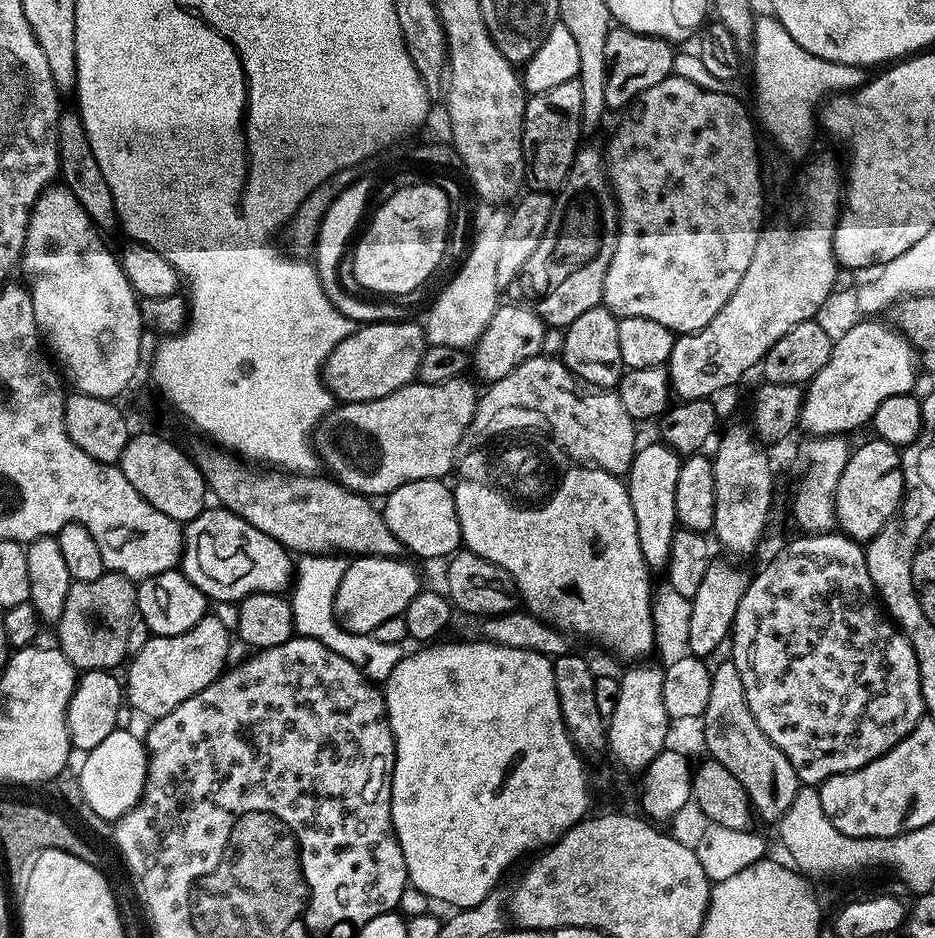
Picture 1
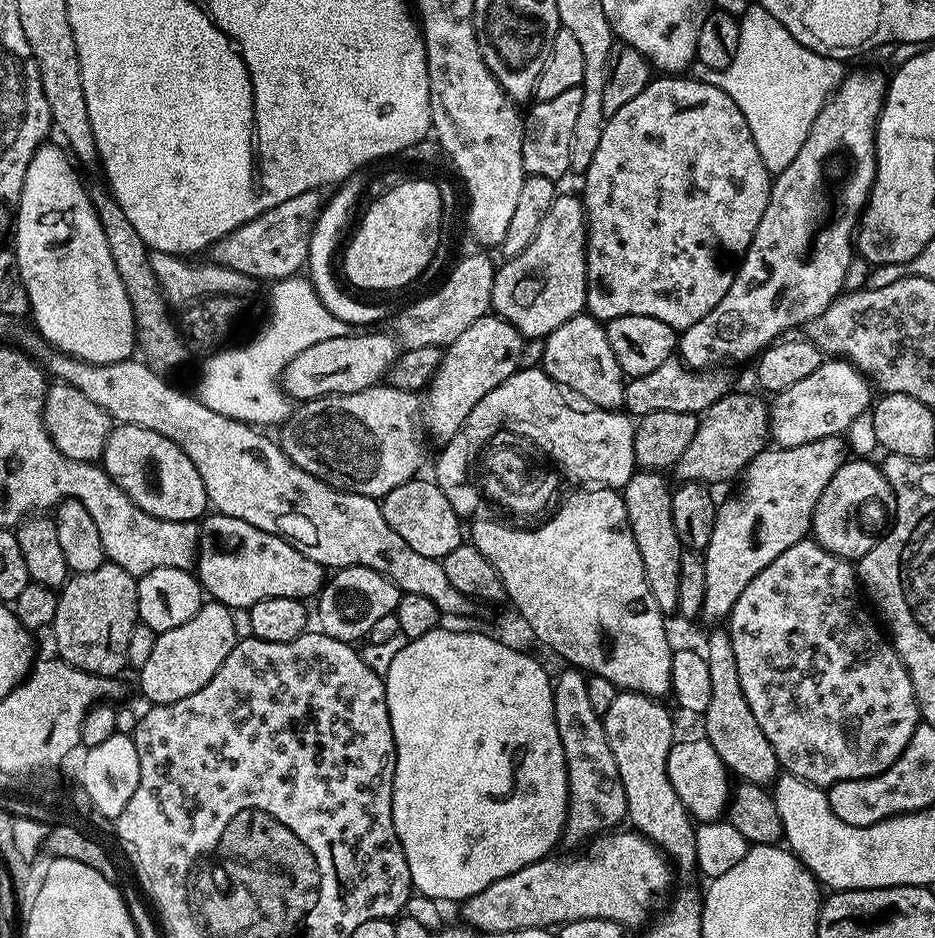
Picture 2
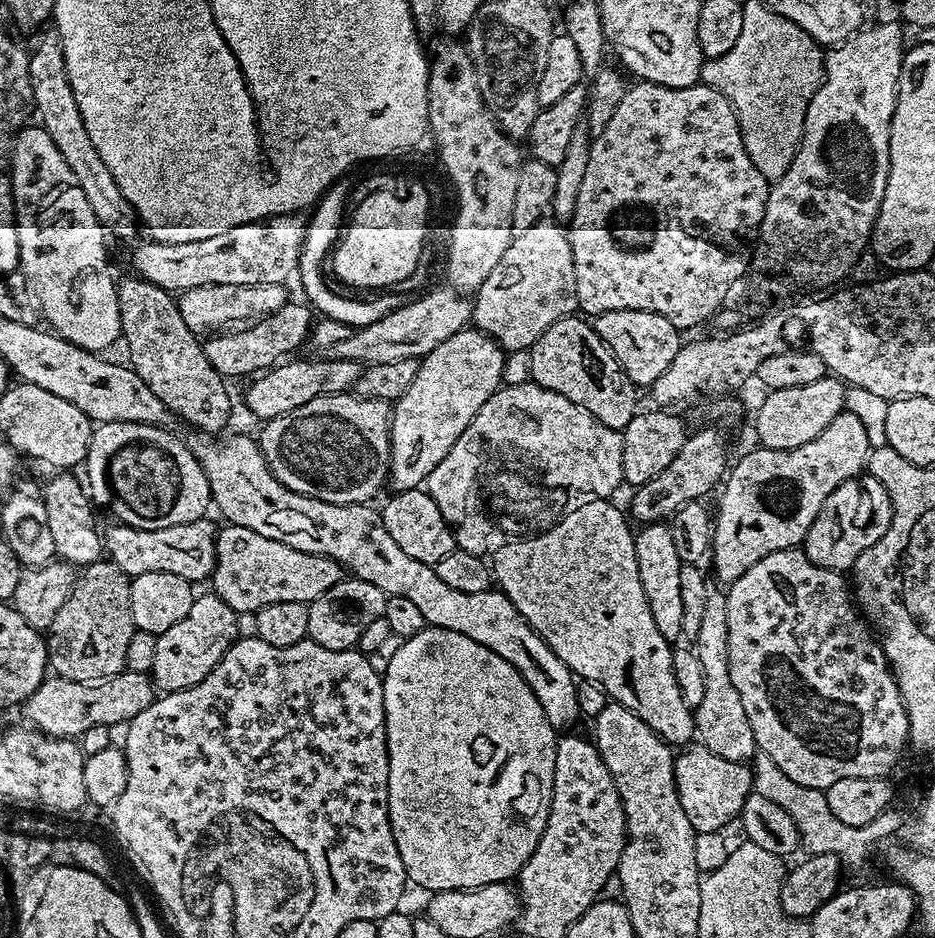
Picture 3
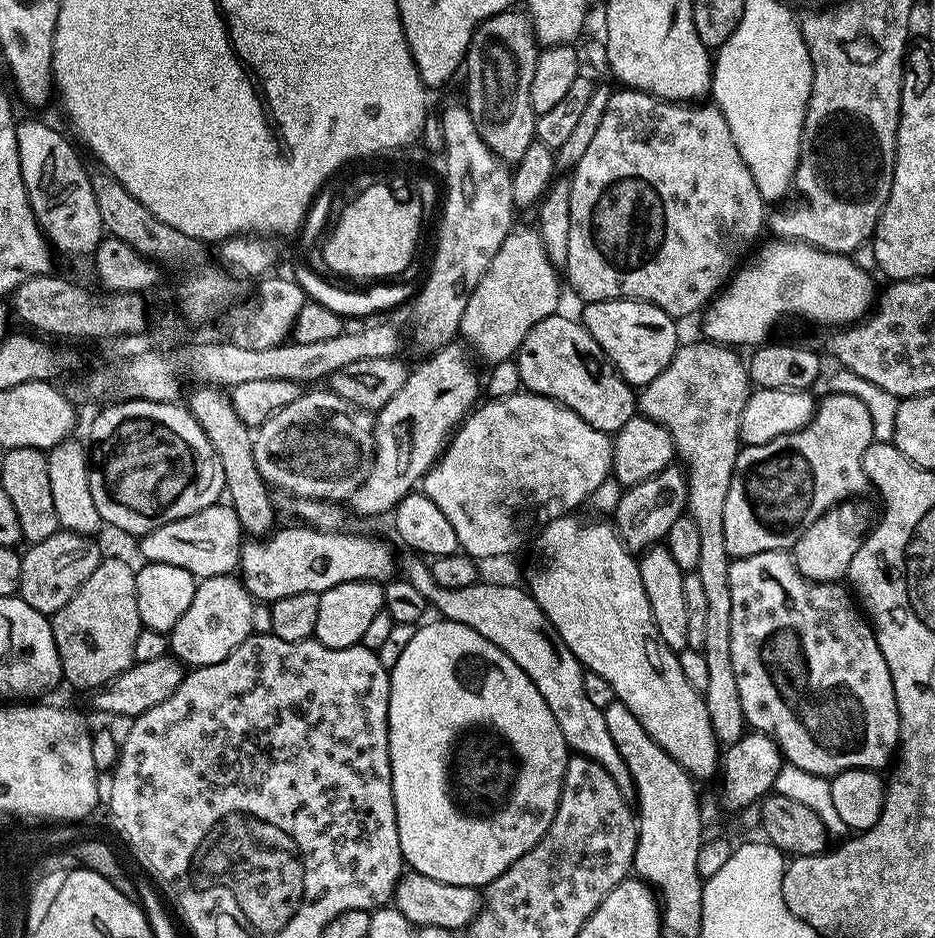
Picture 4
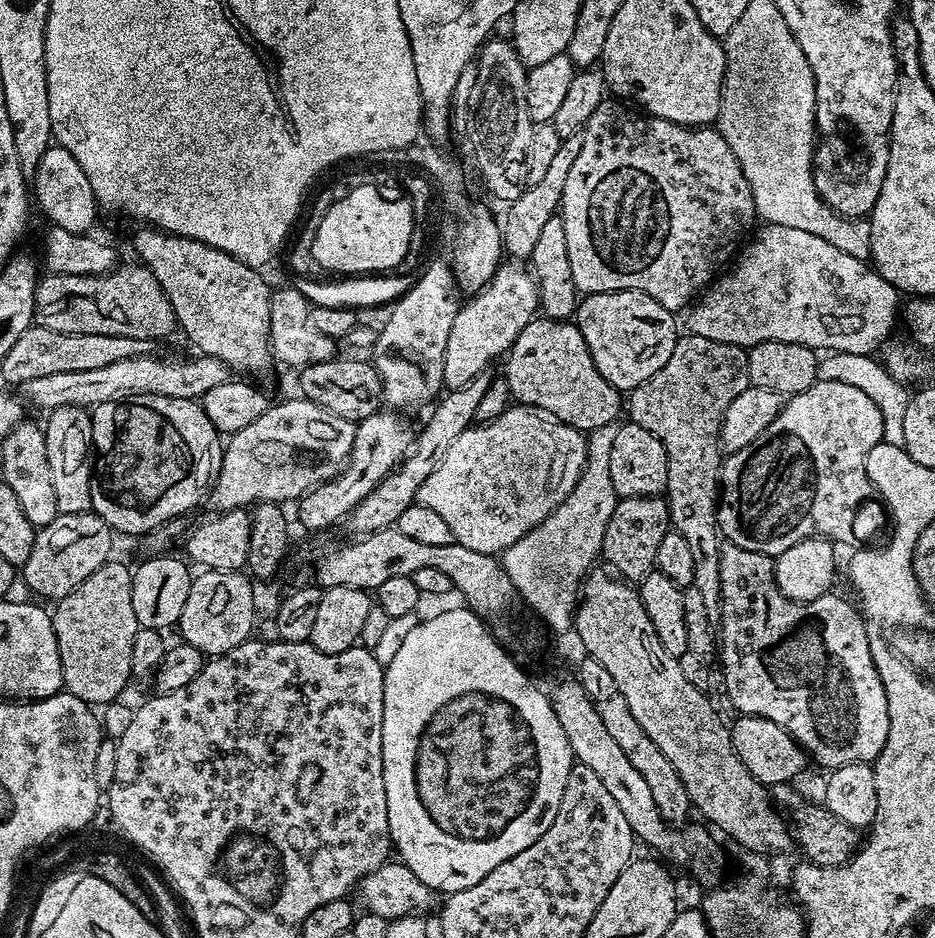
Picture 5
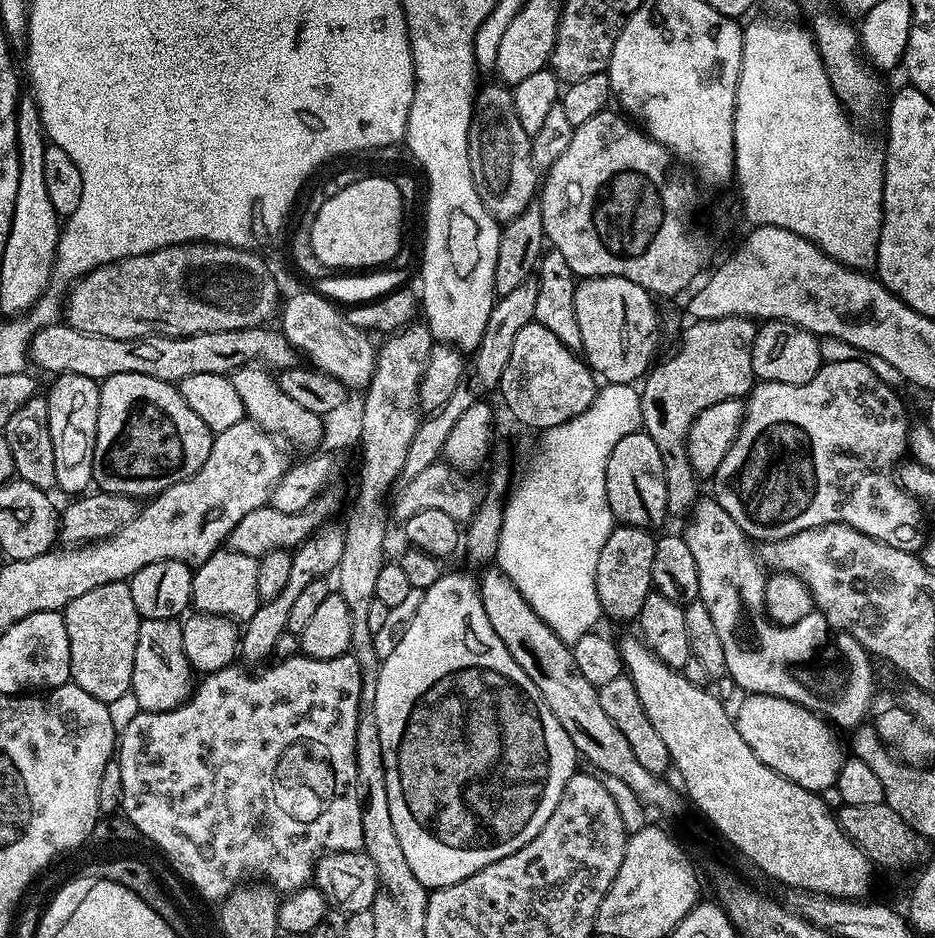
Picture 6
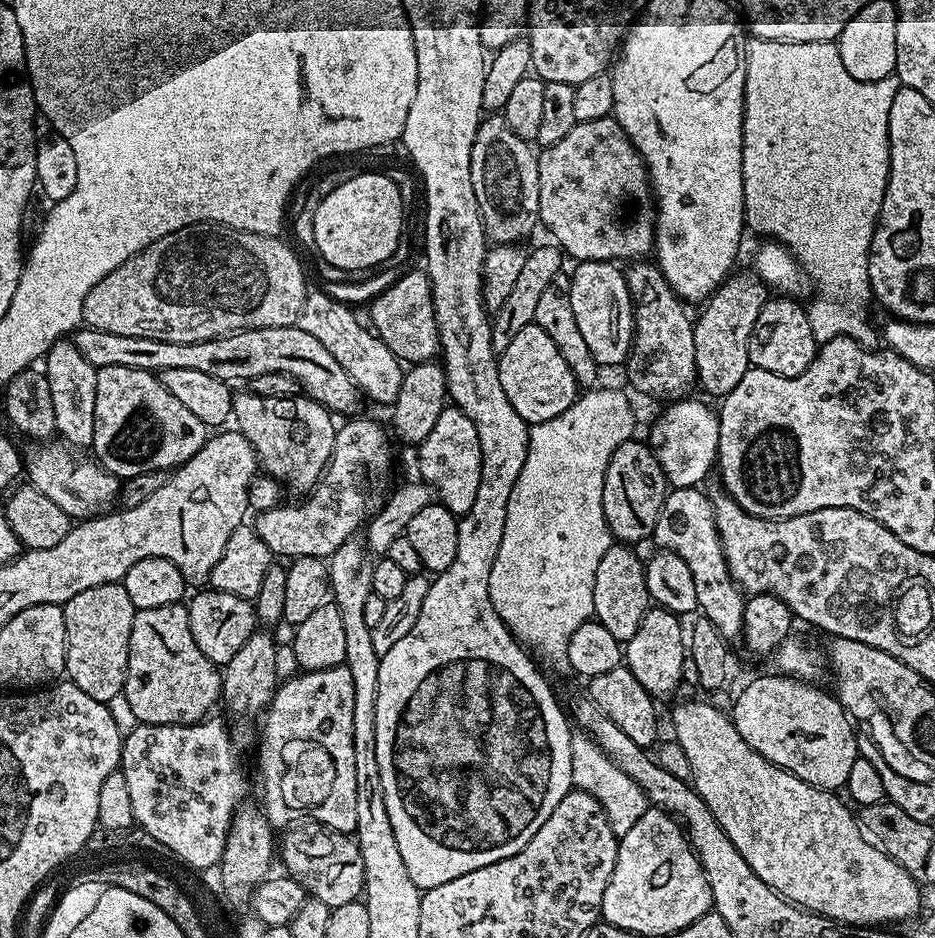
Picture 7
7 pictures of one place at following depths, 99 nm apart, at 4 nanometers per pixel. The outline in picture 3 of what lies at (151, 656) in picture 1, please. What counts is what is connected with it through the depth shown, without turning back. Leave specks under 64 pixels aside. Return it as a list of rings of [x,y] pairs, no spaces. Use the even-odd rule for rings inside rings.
[[[197,595],[190,606],[190,614],[156,637],[154,666],[150,673],[155,687],[161,693],[177,692],[202,682],[202,678],[218,666],[228,647],[237,639],[237,615],[220,596]]]

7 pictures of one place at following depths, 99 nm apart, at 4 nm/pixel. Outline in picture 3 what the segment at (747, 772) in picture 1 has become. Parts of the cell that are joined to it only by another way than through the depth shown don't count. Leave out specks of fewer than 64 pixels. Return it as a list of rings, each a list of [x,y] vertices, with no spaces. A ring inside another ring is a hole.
[[[716,586],[709,587],[706,594],[702,623],[694,641],[694,649],[705,674],[705,694],[700,705],[694,708],[696,721],[695,735],[700,736],[699,743],[714,754],[726,758],[735,764],[753,759],[758,749],[750,718],[746,718],[746,706],[730,682],[730,650],[728,649],[728,631],[726,630],[726,602],[728,596],[720,593]]]

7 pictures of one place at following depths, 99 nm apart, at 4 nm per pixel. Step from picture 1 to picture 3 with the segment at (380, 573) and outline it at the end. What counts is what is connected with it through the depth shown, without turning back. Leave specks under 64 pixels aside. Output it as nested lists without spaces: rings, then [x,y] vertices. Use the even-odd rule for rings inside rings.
[[[345,578],[338,581],[326,594],[308,605],[310,610],[309,637],[316,644],[326,646],[328,650],[355,649],[362,638],[362,630],[374,622],[374,618],[383,616],[388,597],[378,586],[359,578]]]

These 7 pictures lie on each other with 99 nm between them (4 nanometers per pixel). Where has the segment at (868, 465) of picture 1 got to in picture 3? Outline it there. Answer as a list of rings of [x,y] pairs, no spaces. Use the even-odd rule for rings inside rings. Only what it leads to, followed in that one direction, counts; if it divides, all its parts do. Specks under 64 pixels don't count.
[[[861,474],[854,480],[842,482],[826,498],[822,510],[818,510],[818,518],[804,535],[803,550],[810,559],[823,568],[833,568],[835,572],[843,573],[851,569],[857,558],[886,530],[892,521],[892,499],[884,489],[884,484],[873,476]]]

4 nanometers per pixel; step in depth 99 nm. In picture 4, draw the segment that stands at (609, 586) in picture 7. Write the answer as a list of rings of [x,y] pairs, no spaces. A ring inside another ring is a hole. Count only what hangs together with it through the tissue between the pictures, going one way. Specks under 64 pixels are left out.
[[[680,466],[664,468],[646,482],[625,487],[614,513],[614,527],[629,552],[642,554],[648,548],[667,541],[670,526],[685,515],[688,506],[688,474]]]

